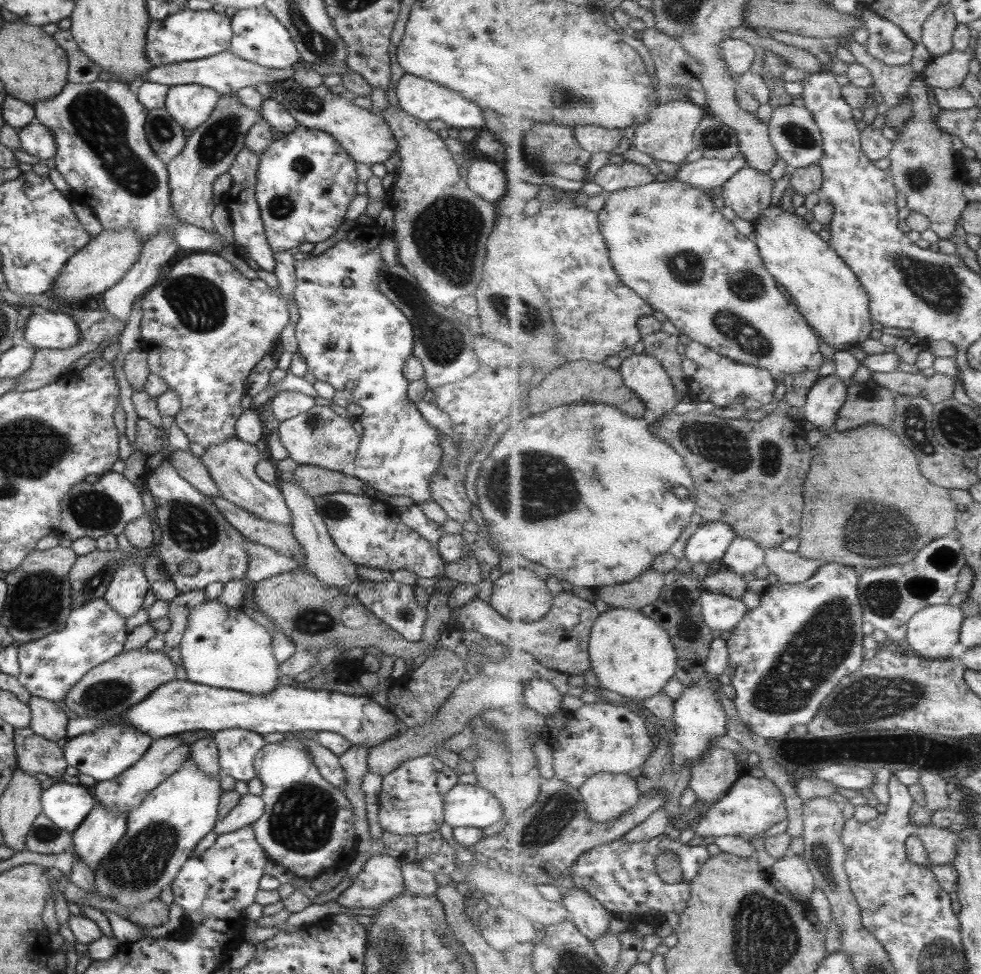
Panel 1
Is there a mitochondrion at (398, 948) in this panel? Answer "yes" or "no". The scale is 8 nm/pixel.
yes

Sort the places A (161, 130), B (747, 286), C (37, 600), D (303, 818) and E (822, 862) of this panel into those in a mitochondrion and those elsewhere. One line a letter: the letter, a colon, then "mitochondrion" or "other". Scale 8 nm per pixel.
A: mitochondrion
B: mitochondrion
C: mitochondrion
D: mitochondrion
E: mitochondrion

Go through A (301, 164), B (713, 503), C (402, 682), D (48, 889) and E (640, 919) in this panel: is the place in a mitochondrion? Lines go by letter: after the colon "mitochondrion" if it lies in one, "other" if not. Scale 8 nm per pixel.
A: mitochondrion
B: other
C: other
D: other
E: other

